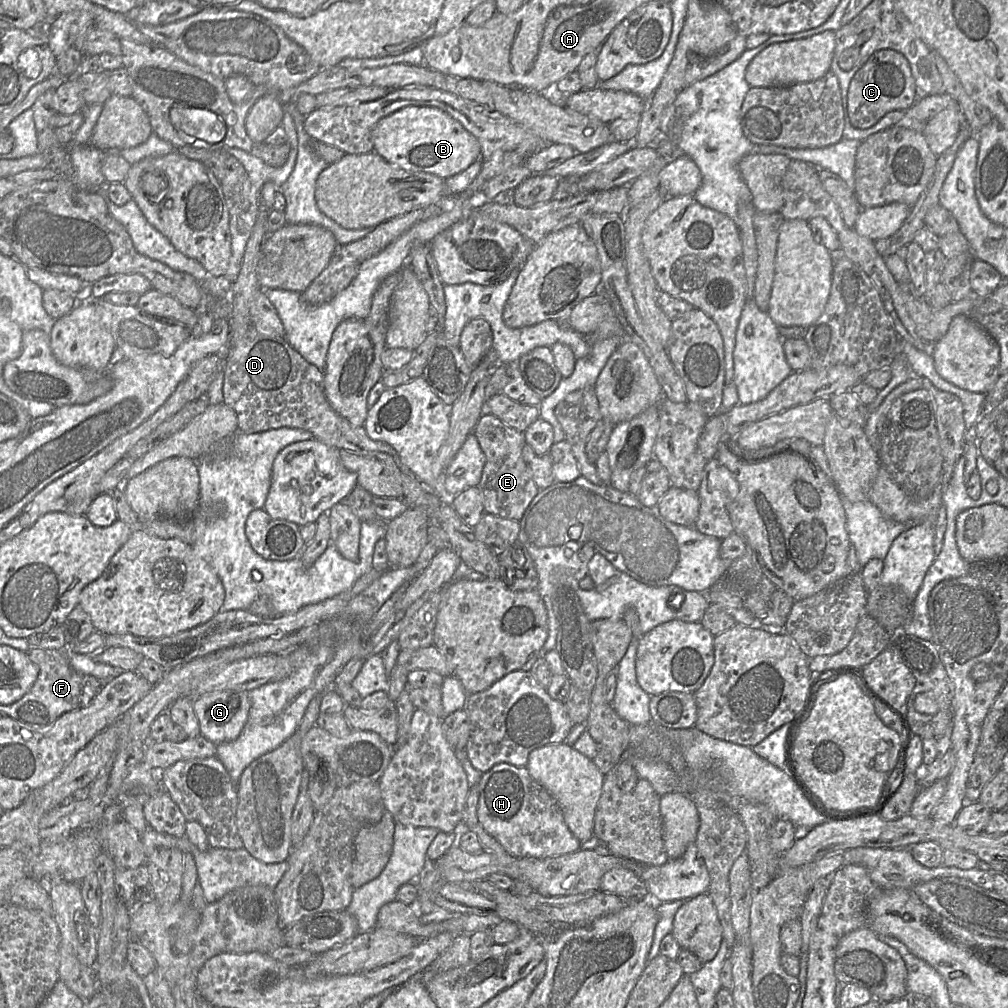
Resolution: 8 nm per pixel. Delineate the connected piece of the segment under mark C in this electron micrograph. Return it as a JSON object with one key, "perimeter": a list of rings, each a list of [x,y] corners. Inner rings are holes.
{"perimeter":[[[878,50],[856,71],[849,84],[848,117],[850,124],[859,129],[869,128],[892,110],[906,111],[916,100],[915,81],[907,59],[896,50]]]}

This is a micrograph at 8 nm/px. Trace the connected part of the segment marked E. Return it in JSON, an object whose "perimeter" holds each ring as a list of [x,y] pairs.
{"perimeter":[[[484,412],[473,433],[485,455],[485,464],[477,485],[482,493],[484,513],[519,521],[540,490],[522,457],[522,450],[526,444],[523,432],[507,426],[494,415]]]}

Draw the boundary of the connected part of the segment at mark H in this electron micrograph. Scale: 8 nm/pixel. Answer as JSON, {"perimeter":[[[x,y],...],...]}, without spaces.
{"perimeter":[[[500,763],[477,783],[478,822],[504,850],[515,857],[548,858],[573,853],[582,843],[572,834],[551,794],[530,776],[527,767]]]}

